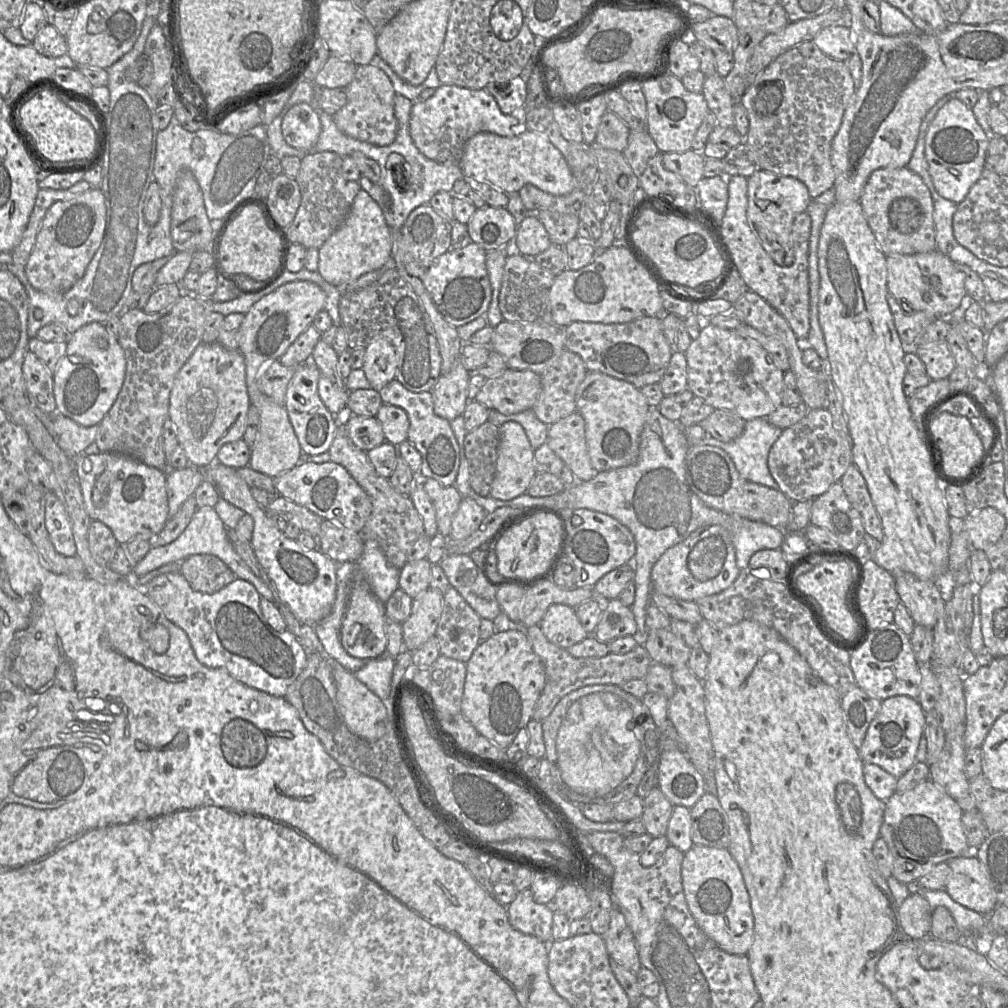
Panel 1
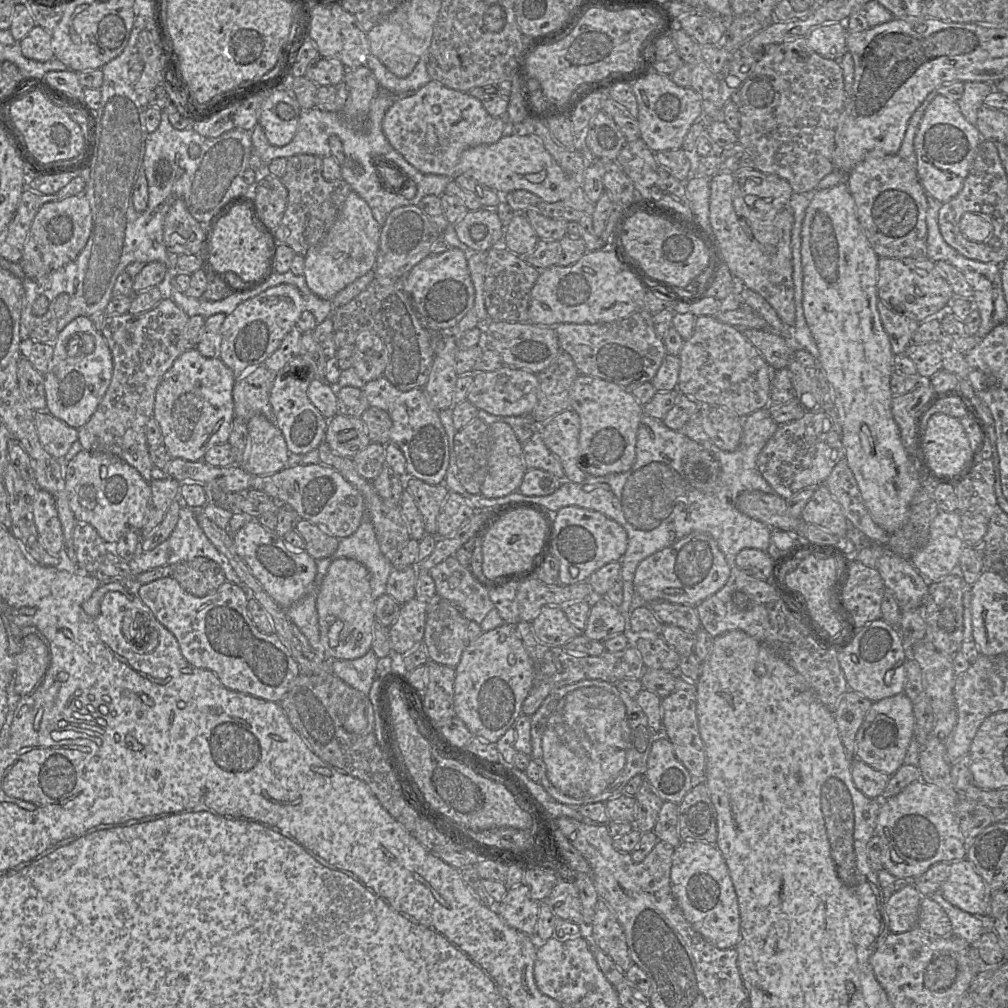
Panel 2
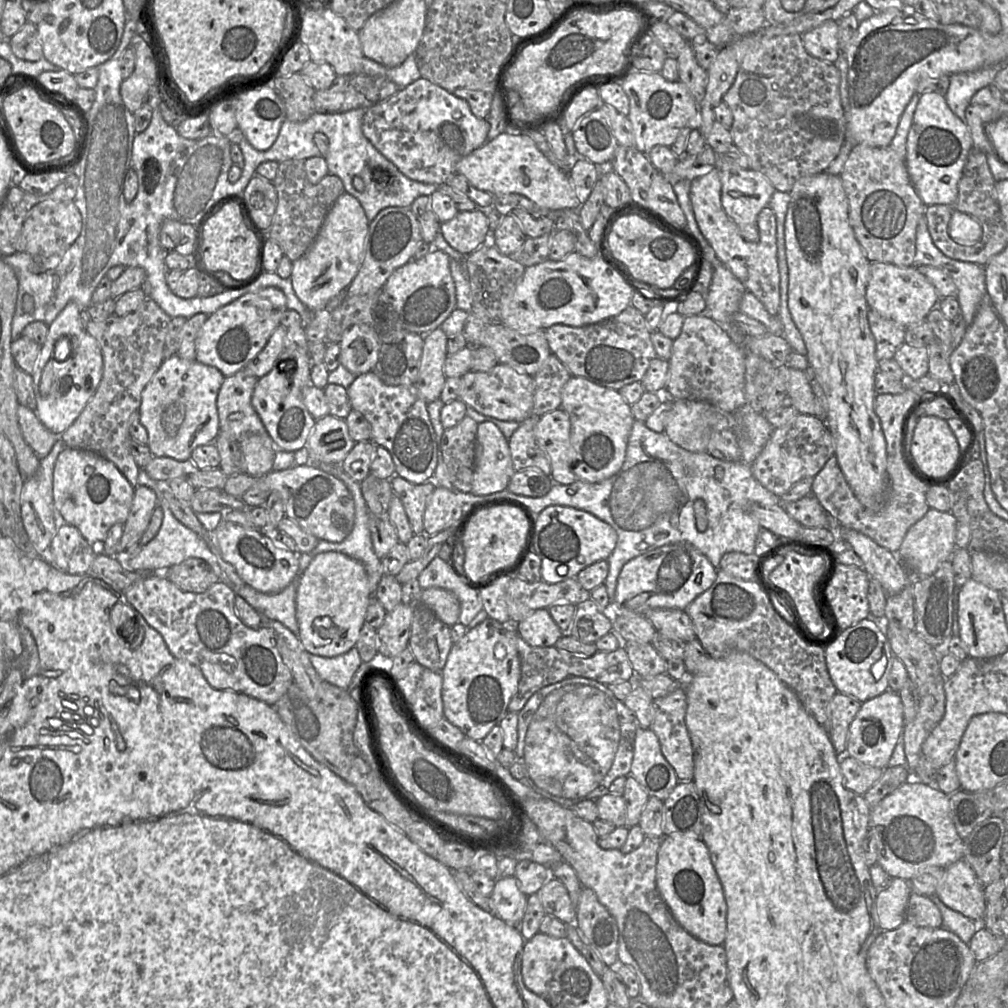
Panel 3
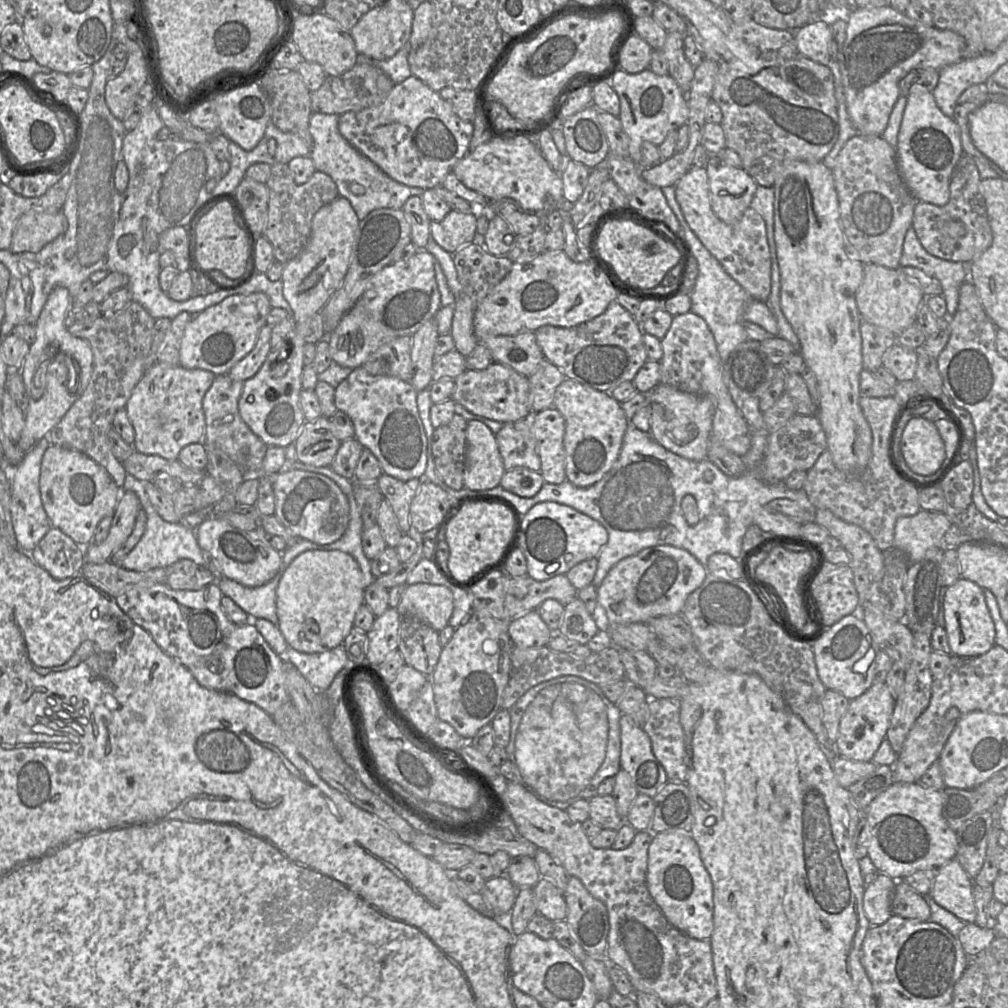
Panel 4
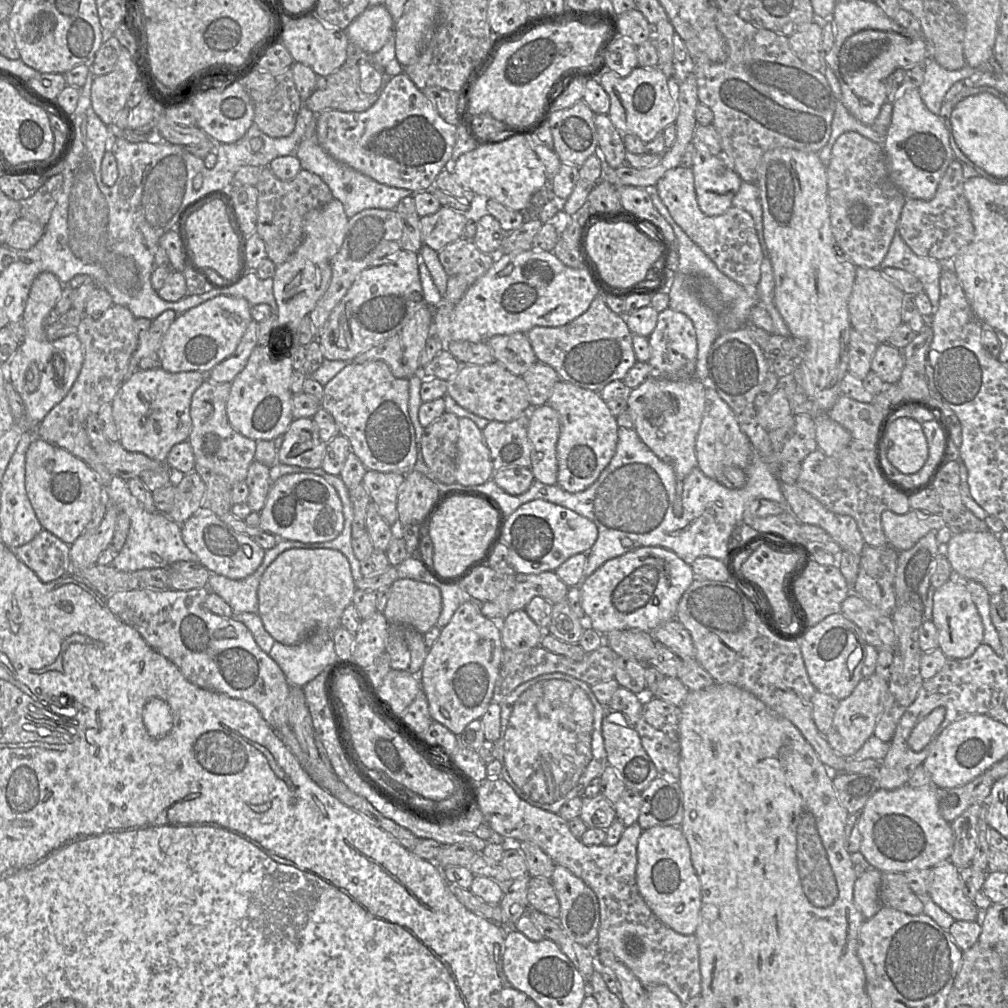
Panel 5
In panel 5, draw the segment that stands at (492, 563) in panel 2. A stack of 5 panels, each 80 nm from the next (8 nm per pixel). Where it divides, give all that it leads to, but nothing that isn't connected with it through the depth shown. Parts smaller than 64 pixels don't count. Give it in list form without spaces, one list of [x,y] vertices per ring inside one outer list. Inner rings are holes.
[[[448,498],[432,516],[428,525],[425,524],[433,547],[432,567],[443,576],[458,578],[465,575],[489,557],[505,518],[502,511],[480,498]]]

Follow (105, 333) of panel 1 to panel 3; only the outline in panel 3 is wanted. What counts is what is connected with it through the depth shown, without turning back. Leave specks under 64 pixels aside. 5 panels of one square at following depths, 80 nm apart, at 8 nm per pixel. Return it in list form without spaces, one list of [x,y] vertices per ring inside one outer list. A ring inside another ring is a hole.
[[[69,302],[48,324],[47,342],[59,341],[61,336],[67,336],[62,340],[62,351],[65,357],[74,352],[74,358],[69,361],[60,361],[62,355],[57,356],[52,363],[47,365],[45,372],[45,384],[39,388],[37,405],[34,410],[41,423],[51,432],[60,435],[68,429],[80,415],[86,404],[95,394],[103,376],[103,357],[99,343],[89,335],[84,328],[81,319],[82,309],[75,303]]]

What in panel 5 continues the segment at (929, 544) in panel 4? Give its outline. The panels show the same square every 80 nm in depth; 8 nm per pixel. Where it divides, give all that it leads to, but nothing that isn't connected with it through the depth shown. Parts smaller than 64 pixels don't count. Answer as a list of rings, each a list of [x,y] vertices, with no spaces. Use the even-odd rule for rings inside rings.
[[[913,509],[905,514],[884,511],[881,515],[881,524],[888,546],[899,552],[909,550],[928,533],[946,526],[941,514]]]

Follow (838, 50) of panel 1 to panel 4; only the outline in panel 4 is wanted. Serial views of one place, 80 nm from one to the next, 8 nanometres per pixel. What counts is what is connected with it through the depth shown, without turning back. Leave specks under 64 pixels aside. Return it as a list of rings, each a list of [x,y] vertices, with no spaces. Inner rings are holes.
[[[812,21],[794,33],[800,53],[810,60],[827,65],[831,60],[831,25],[823,21]]]

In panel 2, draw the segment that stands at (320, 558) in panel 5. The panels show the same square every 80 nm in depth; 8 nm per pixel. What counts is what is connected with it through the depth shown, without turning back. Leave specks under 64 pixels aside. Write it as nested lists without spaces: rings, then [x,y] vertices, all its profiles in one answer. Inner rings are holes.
[[[324,558],[317,560],[319,580],[313,592],[318,614],[320,631],[319,643],[321,649],[317,649],[309,642],[310,646],[319,654],[328,659],[353,660],[366,655],[373,641],[375,621],[375,599],[372,595],[367,569],[356,560],[347,558]]]

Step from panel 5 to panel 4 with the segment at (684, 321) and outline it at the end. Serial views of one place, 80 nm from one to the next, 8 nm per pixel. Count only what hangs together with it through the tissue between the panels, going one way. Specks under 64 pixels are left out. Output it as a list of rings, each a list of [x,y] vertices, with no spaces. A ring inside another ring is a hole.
[[[687,312],[673,316],[671,326],[661,339],[663,355],[659,360],[660,383],[692,394],[713,396],[726,387],[720,367],[715,338],[703,318]]]

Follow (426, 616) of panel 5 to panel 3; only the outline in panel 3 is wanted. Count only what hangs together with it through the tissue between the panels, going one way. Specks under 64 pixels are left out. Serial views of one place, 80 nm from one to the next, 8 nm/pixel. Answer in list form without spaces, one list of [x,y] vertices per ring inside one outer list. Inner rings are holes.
[[[434,587],[423,589],[420,604],[430,609],[446,625],[451,627],[458,623],[460,605],[452,592]]]

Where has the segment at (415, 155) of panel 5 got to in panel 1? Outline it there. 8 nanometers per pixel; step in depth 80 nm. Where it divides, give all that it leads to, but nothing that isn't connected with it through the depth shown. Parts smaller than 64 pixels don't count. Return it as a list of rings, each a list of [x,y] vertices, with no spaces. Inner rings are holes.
[[[442,84],[438,88],[422,91],[420,100],[414,101],[408,125],[411,138],[427,158],[440,163],[457,163],[466,142],[479,132],[491,132],[512,137],[528,131],[513,115],[501,111],[496,99],[485,89],[469,89]]]

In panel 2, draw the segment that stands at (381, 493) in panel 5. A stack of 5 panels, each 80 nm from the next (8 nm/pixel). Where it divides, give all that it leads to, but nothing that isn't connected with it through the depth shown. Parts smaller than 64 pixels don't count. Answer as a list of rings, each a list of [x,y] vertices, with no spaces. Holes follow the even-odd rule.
[[[411,476],[405,478],[405,489],[413,497],[422,518],[423,528],[432,535],[436,530],[437,516],[443,507],[449,489],[444,484],[433,485]]]

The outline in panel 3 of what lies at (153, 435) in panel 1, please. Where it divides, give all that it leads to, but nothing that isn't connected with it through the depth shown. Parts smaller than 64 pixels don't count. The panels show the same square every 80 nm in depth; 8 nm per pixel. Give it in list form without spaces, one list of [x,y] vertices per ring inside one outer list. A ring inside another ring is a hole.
[[[151,299],[134,312],[85,323],[85,331],[100,345],[103,376],[90,401],[73,424],[59,435],[69,448],[91,451],[112,462],[133,485],[140,468],[131,454],[130,419],[138,413],[141,394],[161,364],[180,347],[180,330],[187,318],[170,317]]]

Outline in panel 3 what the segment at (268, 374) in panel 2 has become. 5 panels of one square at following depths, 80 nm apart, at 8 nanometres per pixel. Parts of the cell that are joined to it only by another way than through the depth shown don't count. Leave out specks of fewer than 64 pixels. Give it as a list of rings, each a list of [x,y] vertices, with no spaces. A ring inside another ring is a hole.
[[[244,370],[226,376],[217,396],[219,434],[242,439],[249,434],[269,436],[252,405],[258,377]]]

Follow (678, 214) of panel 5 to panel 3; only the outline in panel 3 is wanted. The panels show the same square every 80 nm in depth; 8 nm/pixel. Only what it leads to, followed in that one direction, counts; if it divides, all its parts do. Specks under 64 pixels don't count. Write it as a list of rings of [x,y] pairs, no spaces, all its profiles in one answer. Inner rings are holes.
[[[715,168],[711,172],[695,178],[691,181],[690,201],[698,228],[714,250],[718,259],[733,273],[733,275],[744,285],[747,291],[751,292],[760,300],[766,309],[777,317],[780,307],[780,273],[777,262],[776,246],[776,219],[769,208],[764,208],[757,217],[759,240],[756,242],[747,241],[741,235],[739,227],[728,217],[721,203],[721,180],[720,173]]]

